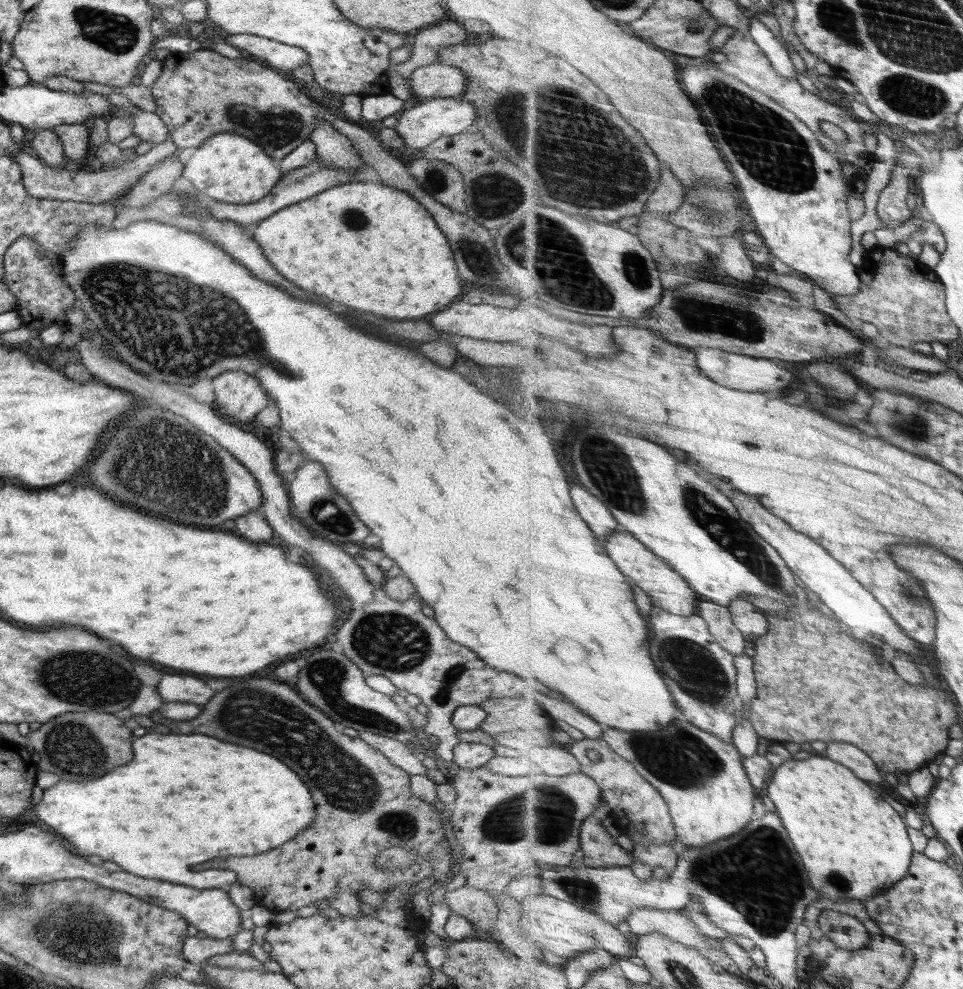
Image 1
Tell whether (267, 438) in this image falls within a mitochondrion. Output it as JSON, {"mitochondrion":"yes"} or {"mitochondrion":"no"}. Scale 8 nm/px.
{"mitochondrion":"no"}

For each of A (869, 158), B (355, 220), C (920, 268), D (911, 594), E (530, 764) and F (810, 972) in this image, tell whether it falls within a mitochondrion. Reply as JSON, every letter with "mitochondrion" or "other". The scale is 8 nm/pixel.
{"A":"other","B":"mitochondrion","C":"other","D":"mitochondrion","E":"other","F":"other"}

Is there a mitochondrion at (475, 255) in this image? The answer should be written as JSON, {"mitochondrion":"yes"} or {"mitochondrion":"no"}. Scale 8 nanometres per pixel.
{"mitochondrion":"yes"}

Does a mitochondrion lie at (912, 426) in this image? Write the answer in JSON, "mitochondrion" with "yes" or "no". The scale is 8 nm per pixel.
{"mitochondrion":"yes"}

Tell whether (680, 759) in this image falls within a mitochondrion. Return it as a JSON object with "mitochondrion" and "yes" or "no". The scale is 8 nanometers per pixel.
{"mitochondrion":"yes"}

